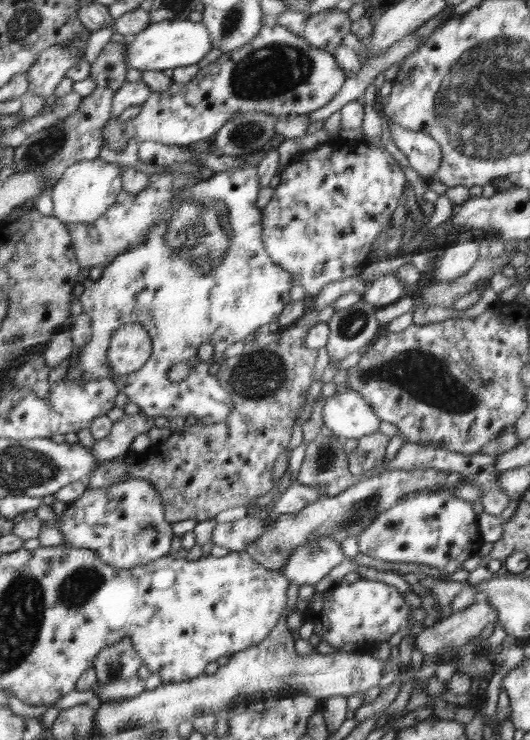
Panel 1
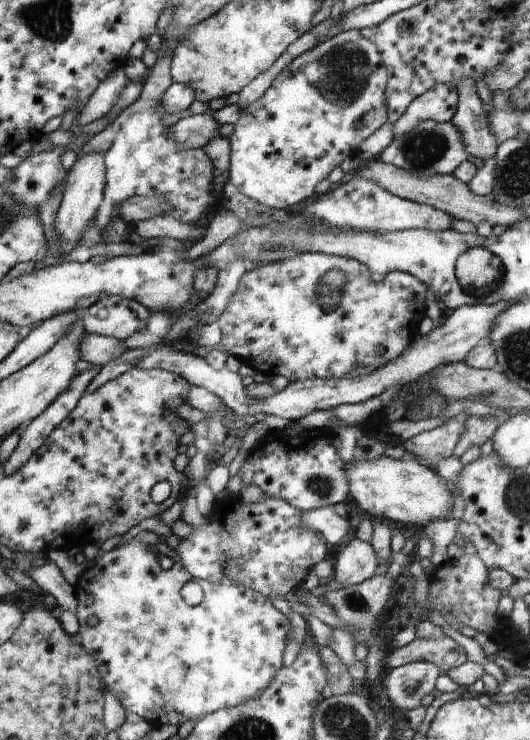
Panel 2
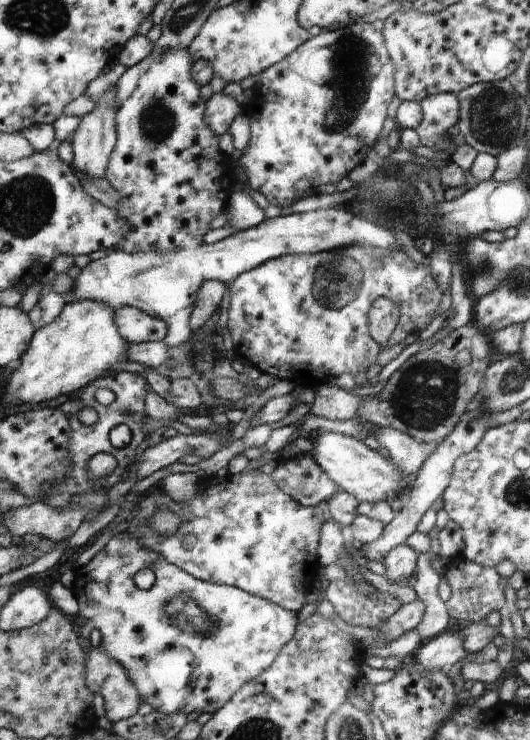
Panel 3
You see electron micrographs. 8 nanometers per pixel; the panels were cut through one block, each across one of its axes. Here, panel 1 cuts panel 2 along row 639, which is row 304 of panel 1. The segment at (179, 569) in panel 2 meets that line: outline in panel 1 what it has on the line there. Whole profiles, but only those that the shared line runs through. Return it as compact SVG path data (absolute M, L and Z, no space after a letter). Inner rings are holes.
M250 163L236 165L232 170L226 169L222 172L214 173L212 177L200 179L200 181L196 181L196 183L190 185L190 187L182 187L182 189L178 189L178 191L174 193L174 200L177 202L169 210L167 218L158 221L156 225L152 225L152 227L148 229L148 235L146 235L144 243L138 243L138 245L126 249L126 251L122 253L122 256L114 257L114 260L110 261L110 264L99 270L98 273L94 275L85 274L82 281L84 293L79 297L79 308L81 312L91 317L90 341L87 343L87 346L84 346L84 349L76 350L78 354L78 356L76 356L76 362L74 362L74 366L69 366L63 376L63 380L68 379L72 383L82 385L102 378L102 372L108 370L108 362L104 362L106 350L109 350L109 347L112 345L113 338L116 336L117 331L121 329L122 326L133 323L139 325L143 330L146 330L146 333L150 336L152 347L151 356L147 364L141 370L126 375L127 380L120 380L120 382L118 382L118 384L122 386L121 393L126 394L130 402L137 404L141 410L140 412L151 417L165 416L170 421L175 416L187 418L187 416L192 414L196 417L196 421L204 423L205 426L211 426L211 424L226 419L226 417L230 415L234 404L232 400L230 400L229 394L221 387L217 378L210 374L209 369L211 365L222 362L224 351L229 346L232 346L232 344L237 341L246 342L255 335L258 329L259 331L262 329L265 330L270 323L278 322L280 314L282 314L286 305L291 302L290 290L292 290L292 284L290 284L290 272L282 269L280 265L272 261L270 255L268 255L268 252L264 249L264 243L262 242L262 211L261 208L256 205L260 189L260 185L258 185L257 166L250 165ZM204 343L212 343L215 347L214 355L208 362L202 362L197 357L198 347ZM180 362L188 362L188 364L190 364L192 367L190 368L190 374L188 374L182 382L172 383L168 380L167 375L172 366Z

